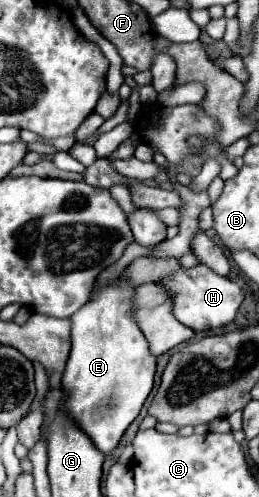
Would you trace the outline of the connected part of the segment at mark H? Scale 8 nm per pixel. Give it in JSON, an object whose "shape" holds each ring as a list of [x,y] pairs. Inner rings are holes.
{"shape":[[[199,264],[191,270],[179,268],[177,272],[165,276],[171,280],[171,288],[175,288],[175,318],[195,332],[203,332],[209,328],[219,328],[235,320],[239,306],[243,304],[243,290],[225,276],[215,274],[211,268]]]}

